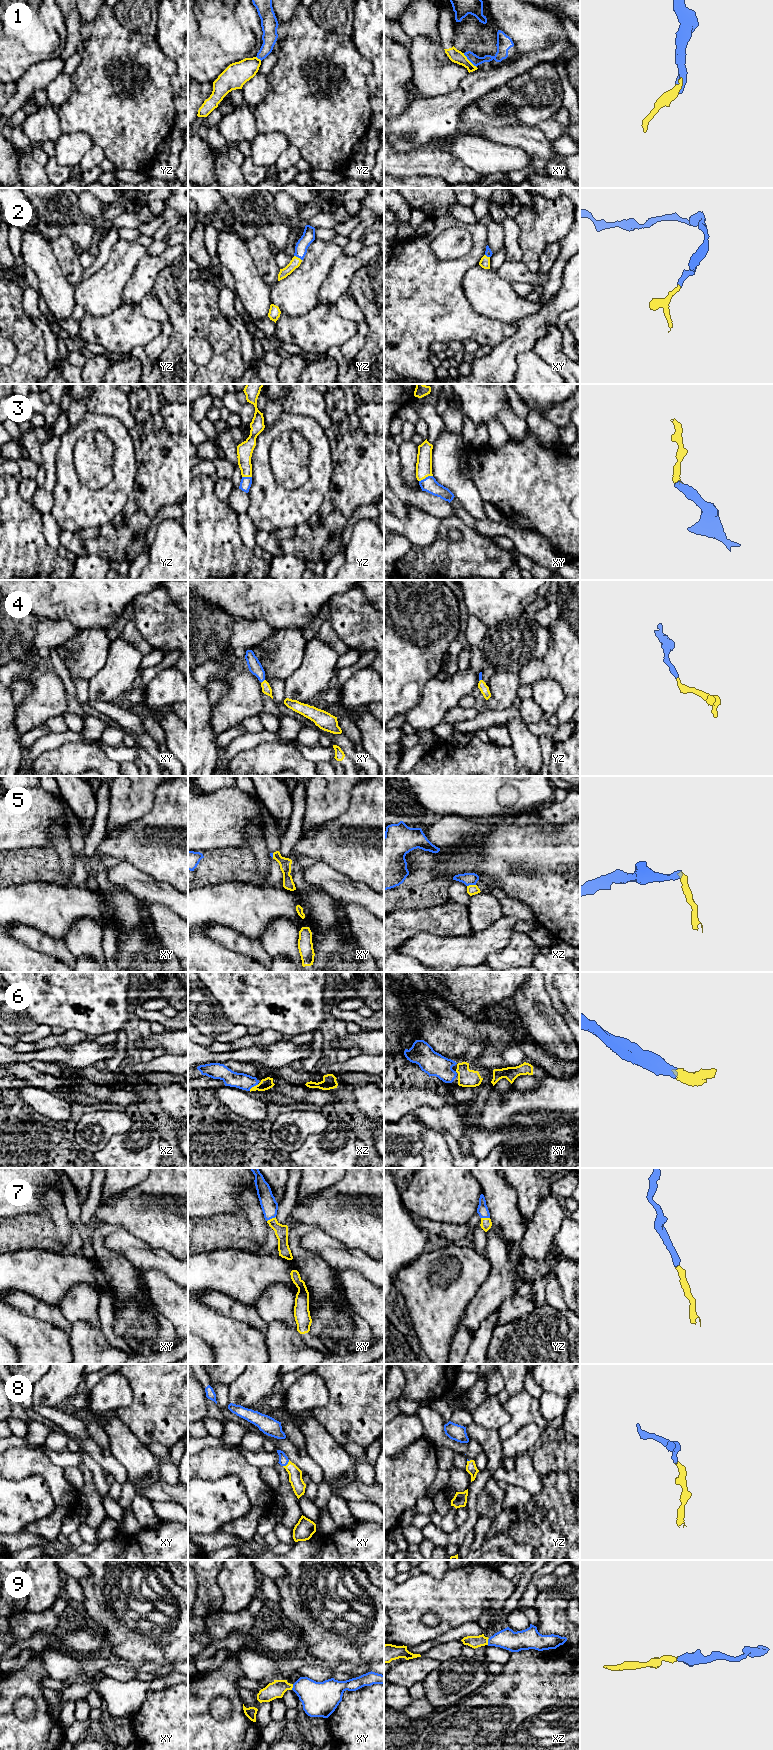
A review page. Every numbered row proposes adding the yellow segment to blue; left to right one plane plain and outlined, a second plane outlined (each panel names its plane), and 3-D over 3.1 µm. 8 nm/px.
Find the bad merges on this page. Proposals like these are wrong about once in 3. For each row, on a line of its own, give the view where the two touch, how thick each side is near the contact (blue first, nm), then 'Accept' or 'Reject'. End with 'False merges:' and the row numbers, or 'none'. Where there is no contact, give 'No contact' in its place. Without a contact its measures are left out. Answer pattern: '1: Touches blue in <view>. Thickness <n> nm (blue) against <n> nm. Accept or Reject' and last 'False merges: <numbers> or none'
1: Touches blue in xy. Thickness 80 nm (blue) against 110 nm. Reject
2: Touches blue in yz. Thickness 100 nm (blue) against 80 nm. Accept
3: Touches blue in xy. Thickness 120 nm (blue) against 130 nm. Accept
4: Touches blue in xy. Thickness 110 nm (blue) against 80 nm. Accept
5: Touches blue in xz. Thickness 100 nm (blue) against 80 nm. Reject
6: Touches blue in xz. Thickness 130 nm (blue) against 90 nm. Accept
7: Touches blue in xy. Thickness 130 nm (blue) against 110 nm. Accept
8: Touches blue in xy. Thickness 80 nm (blue) against 110 nm. Accept
9: Touches blue in xz. Thickness 160 nm (blue) against 100 nm. Accept
False merges: 1, 5

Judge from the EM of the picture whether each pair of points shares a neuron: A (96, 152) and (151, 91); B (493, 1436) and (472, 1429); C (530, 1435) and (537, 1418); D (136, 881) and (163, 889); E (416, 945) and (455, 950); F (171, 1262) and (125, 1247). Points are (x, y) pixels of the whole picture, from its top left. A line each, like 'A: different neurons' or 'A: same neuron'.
A: different neurons
B: same neuron
C: different neurons
D: same neuron
E: same neuron
F: same neuron

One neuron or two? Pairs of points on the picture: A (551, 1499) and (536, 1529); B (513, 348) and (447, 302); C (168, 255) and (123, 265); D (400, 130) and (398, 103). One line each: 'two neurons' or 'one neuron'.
A: one neuron
B: two neurons
C: two neurons
D: two neurons

